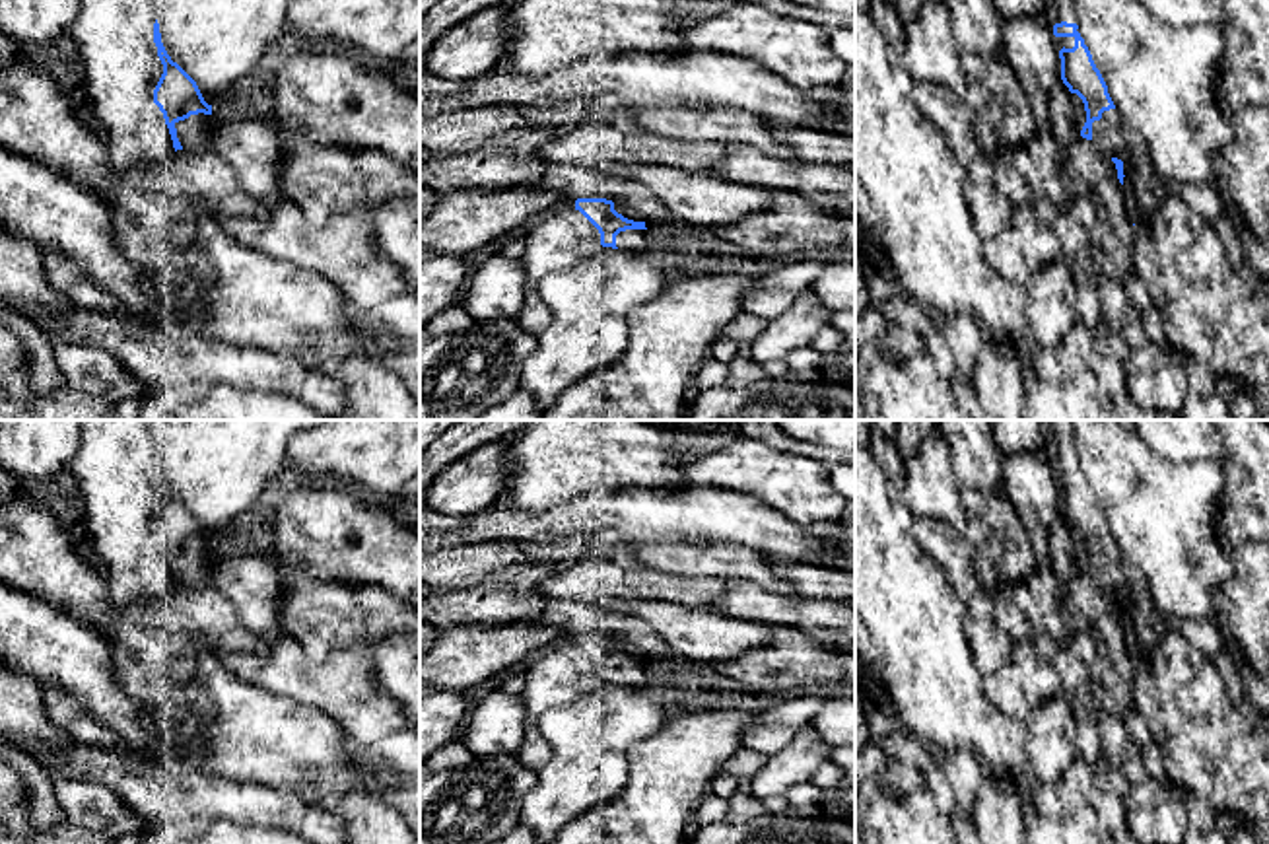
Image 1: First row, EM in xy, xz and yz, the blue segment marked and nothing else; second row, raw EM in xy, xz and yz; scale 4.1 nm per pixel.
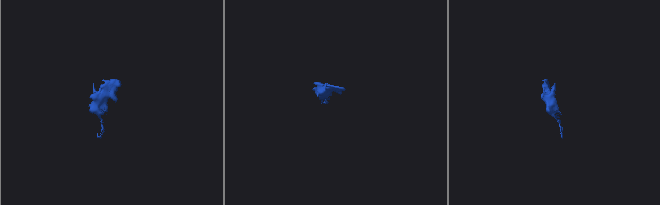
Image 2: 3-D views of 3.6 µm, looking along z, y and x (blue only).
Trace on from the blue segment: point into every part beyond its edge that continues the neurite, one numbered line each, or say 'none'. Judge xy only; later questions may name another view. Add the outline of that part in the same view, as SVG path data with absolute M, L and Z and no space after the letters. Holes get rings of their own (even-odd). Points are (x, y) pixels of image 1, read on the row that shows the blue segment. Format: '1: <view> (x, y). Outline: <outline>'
1: xy (193, 133). Outline: M190 115L185 121L175 123L177 138L185 152L210 150L212 128L216 121L212 115Z

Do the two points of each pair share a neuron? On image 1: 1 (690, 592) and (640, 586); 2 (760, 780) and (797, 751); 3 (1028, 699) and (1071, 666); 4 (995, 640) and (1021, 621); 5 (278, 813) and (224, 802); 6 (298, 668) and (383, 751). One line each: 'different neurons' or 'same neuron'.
1: same neuron
2: same neuron
3: different neurons
4: different neurons
5: same neuron
6: different neurons

